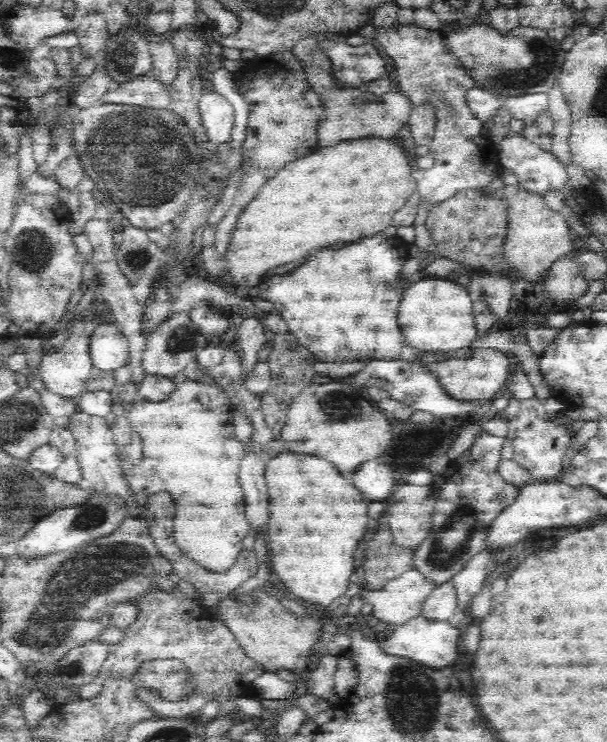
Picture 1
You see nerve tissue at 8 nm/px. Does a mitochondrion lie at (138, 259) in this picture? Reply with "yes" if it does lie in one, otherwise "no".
yes

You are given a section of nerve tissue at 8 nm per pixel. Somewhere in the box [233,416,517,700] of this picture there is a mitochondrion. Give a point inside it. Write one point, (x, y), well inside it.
(450, 543)

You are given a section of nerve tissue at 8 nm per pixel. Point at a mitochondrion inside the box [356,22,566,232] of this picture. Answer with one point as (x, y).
(544, 55)

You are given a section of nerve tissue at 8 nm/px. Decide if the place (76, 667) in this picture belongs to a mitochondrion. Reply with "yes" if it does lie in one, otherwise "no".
yes

